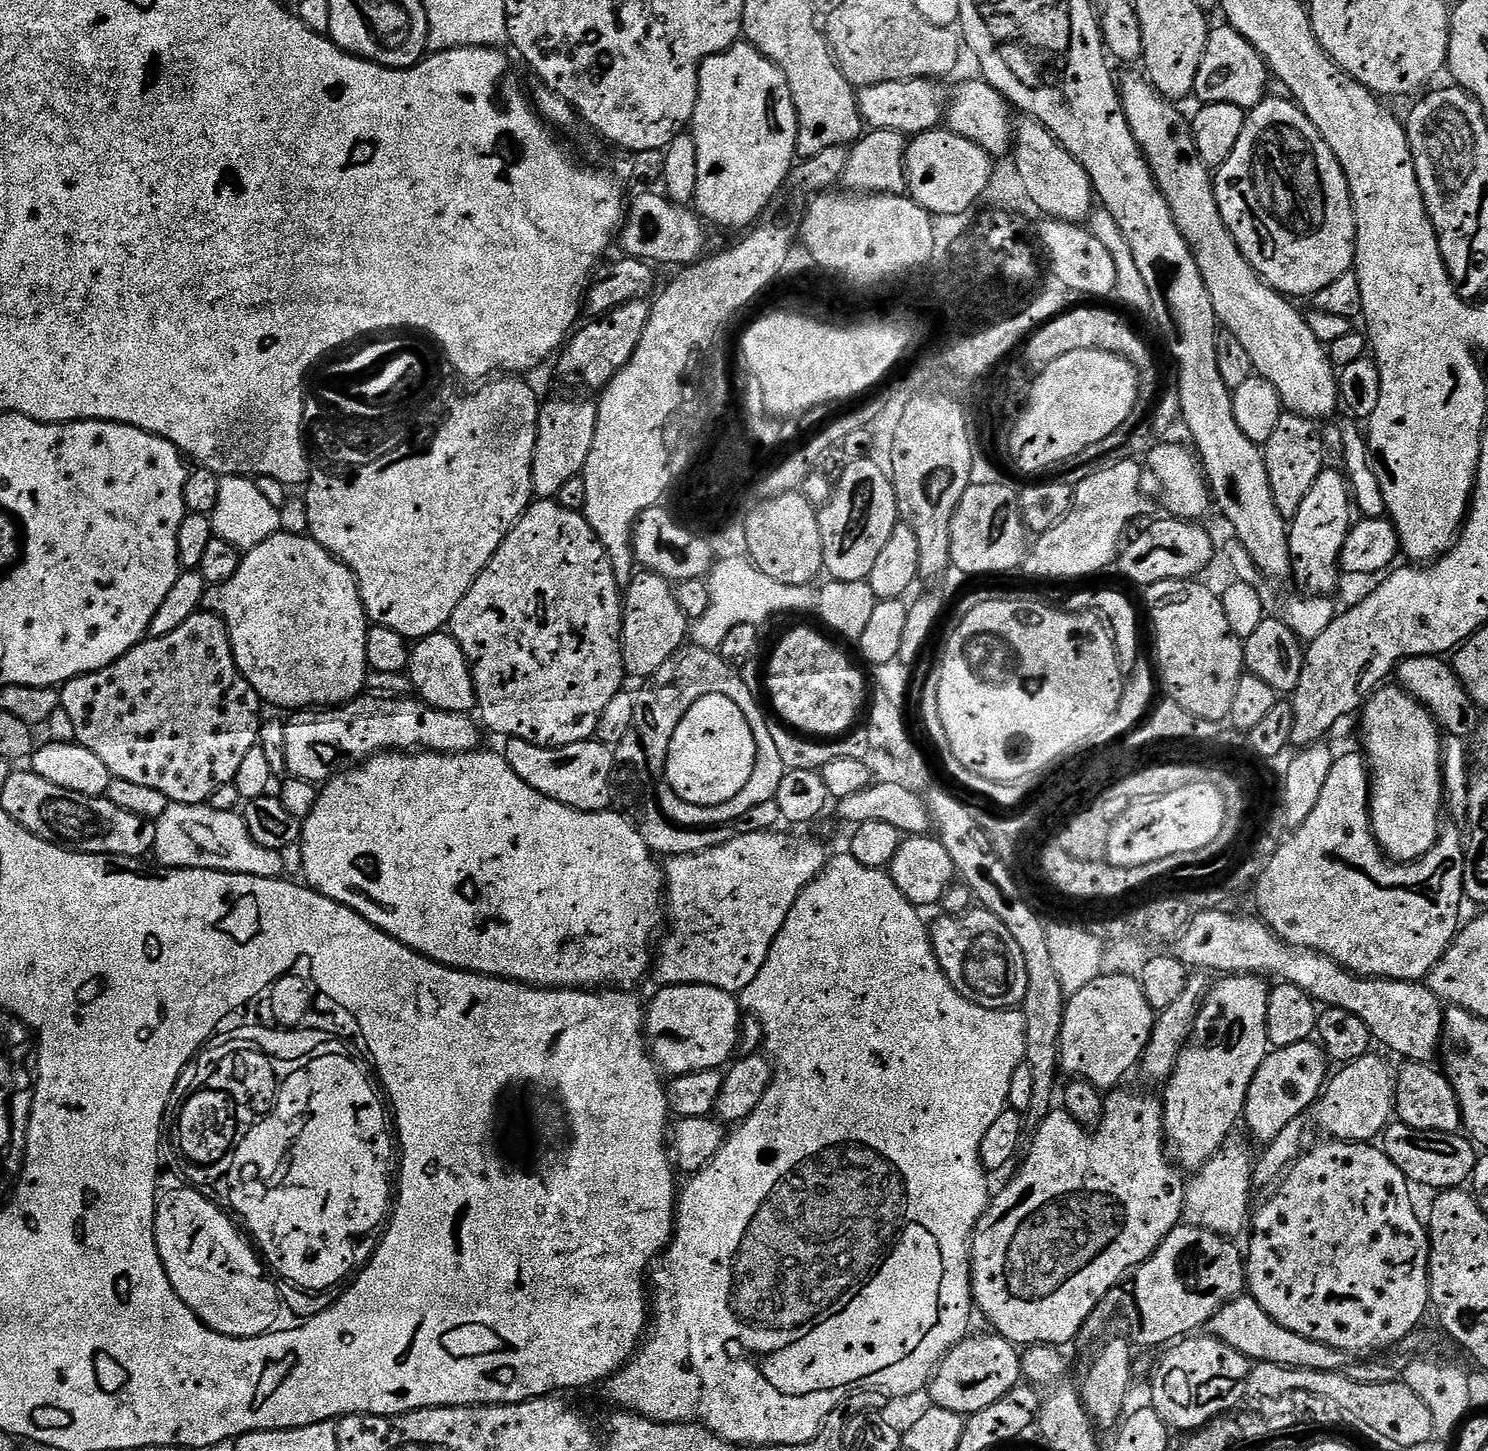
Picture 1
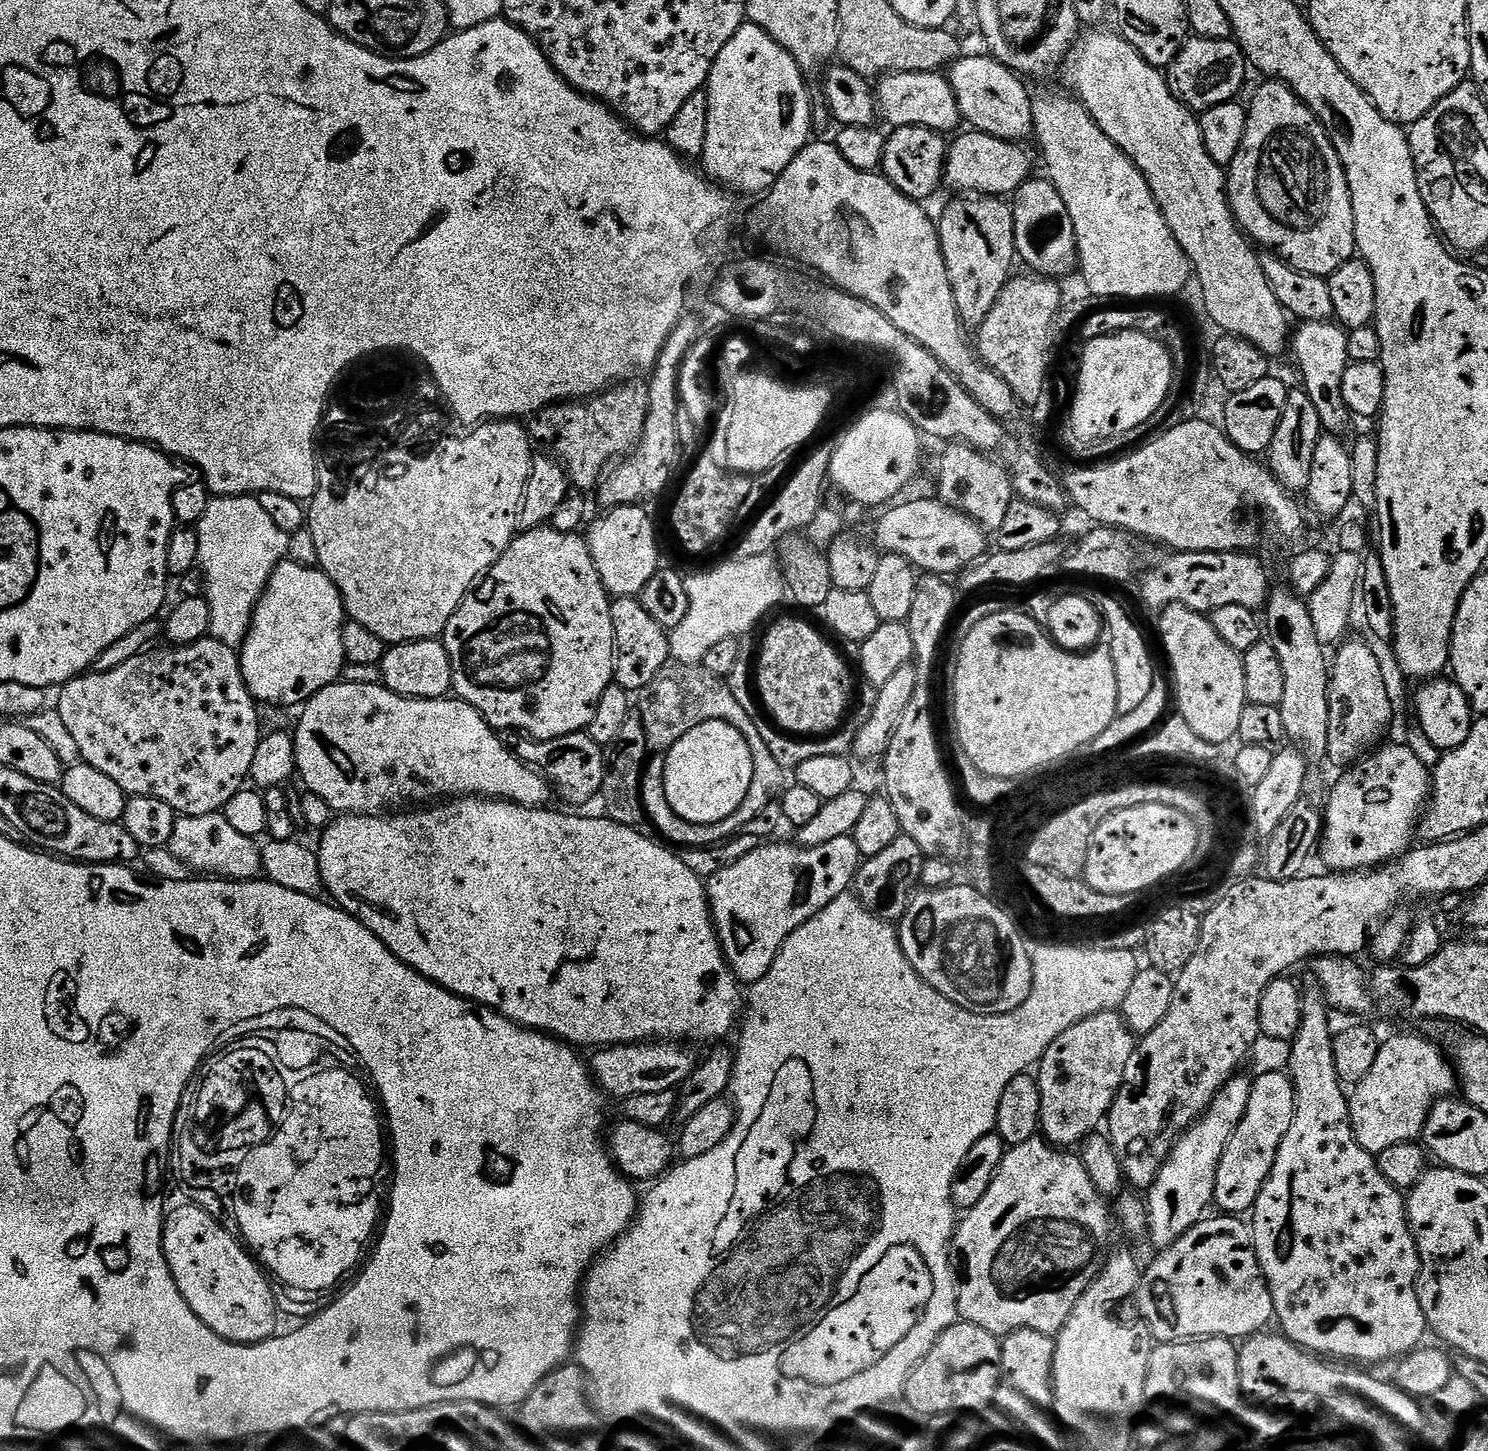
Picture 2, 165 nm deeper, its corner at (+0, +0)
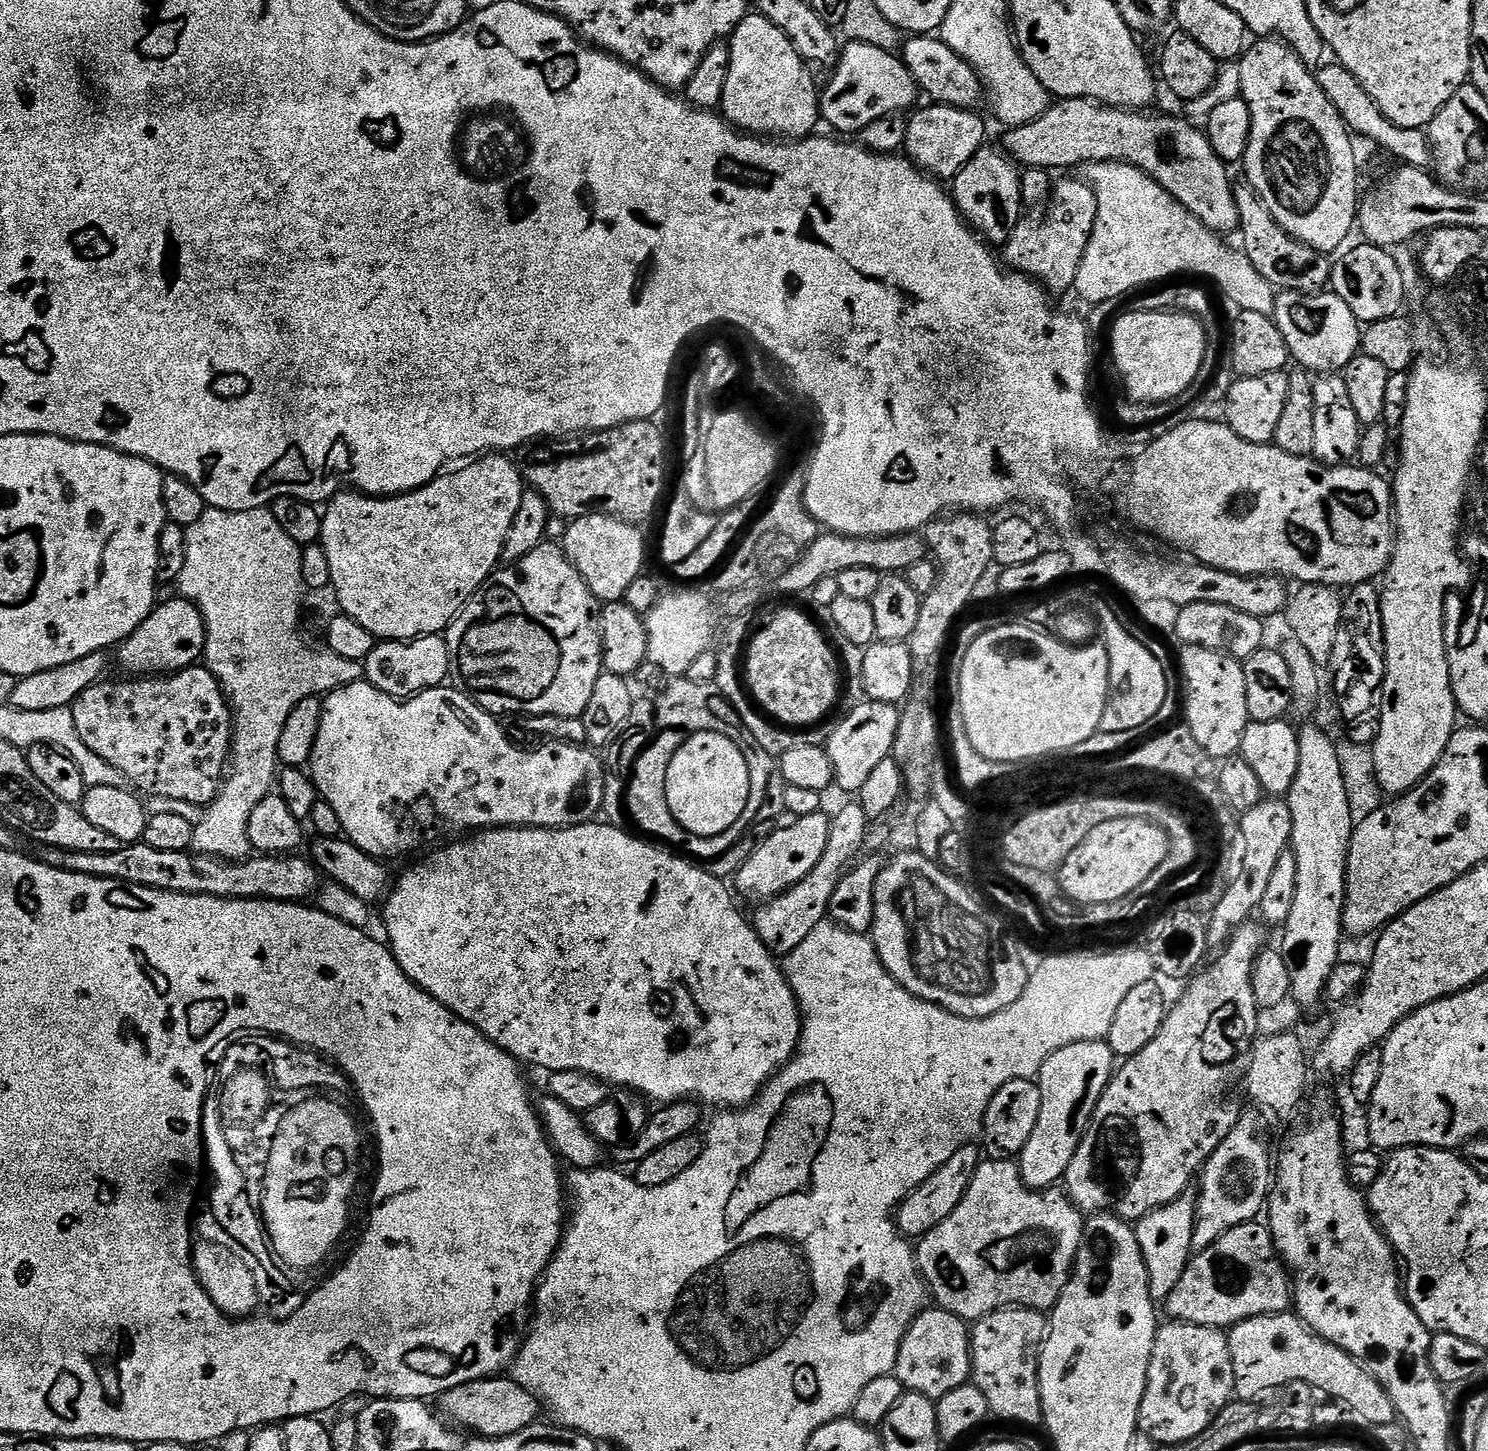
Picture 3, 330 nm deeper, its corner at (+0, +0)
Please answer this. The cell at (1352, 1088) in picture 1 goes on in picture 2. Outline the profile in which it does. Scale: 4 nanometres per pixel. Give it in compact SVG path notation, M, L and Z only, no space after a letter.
M1424 1036L1385 1039L1370 1074L1351 1089L1348 1109L1356 1140L1373 1154L1386 1146L1411 1144L1421 1139L1424 1123L1437 1100L1457 1091L1458 1077L1449 1057Z

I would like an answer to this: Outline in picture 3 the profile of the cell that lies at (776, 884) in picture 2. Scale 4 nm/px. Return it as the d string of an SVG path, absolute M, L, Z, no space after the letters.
M852 802L845 808L838 809L836 816L834 812L831 817L831 821L830 842L818 866L814 866L814 870L810 870L810 874L806 874L802 882L798 882L773 900L767 901L763 906L757 907L760 909L756 912L756 920L754 916L756 933L777 957L783 958L798 946L802 946L802 941L810 934L810 930L814 930L814 926L818 926L818 922L822 922L827 917L830 898L838 882L843 878L844 873L849 871L853 861L865 851L864 840L868 837L870 821L866 818L866 810L862 810L858 802Z

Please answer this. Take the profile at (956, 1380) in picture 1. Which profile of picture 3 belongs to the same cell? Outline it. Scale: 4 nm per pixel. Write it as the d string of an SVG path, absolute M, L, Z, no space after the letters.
M939 1306L925 1307L906 1330L894 1375L909 1392L917 1392L934 1401L941 1400L950 1390L969 1383L972 1375L972 1337L970 1328L960 1317Z

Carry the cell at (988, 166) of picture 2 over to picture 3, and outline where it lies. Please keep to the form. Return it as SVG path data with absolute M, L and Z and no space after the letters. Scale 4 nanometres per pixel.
M1073 98L1053 103L1042 115L1030 124L1012 126L1007 129L1002 148L1017 165L1025 169L1042 168L1076 168L1097 164L1103 160L1117 160L1123 164L1133 164L1142 170L1154 182L1161 184L1177 202L1194 218L1201 220L1205 226L1217 234L1235 233L1240 227L1238 222L1238 206L1234 183L1228 177L1229 165L1224 163L1218 154L1214 154L1214 146L1210 146L1207 135L1200 132L1187 119L1179 120L1176 116L1147 116L1144 110L1127 108L1110 108L1097 104L1087 98Z

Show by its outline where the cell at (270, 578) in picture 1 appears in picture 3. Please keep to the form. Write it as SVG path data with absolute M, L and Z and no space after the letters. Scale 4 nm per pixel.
M175 598L157 603L151 614L118 645L120 664L125 673L140 678L145 674L171 674L180 672L183 668L193 667L201 659L206 634L204 633L204 619L190 600Z

